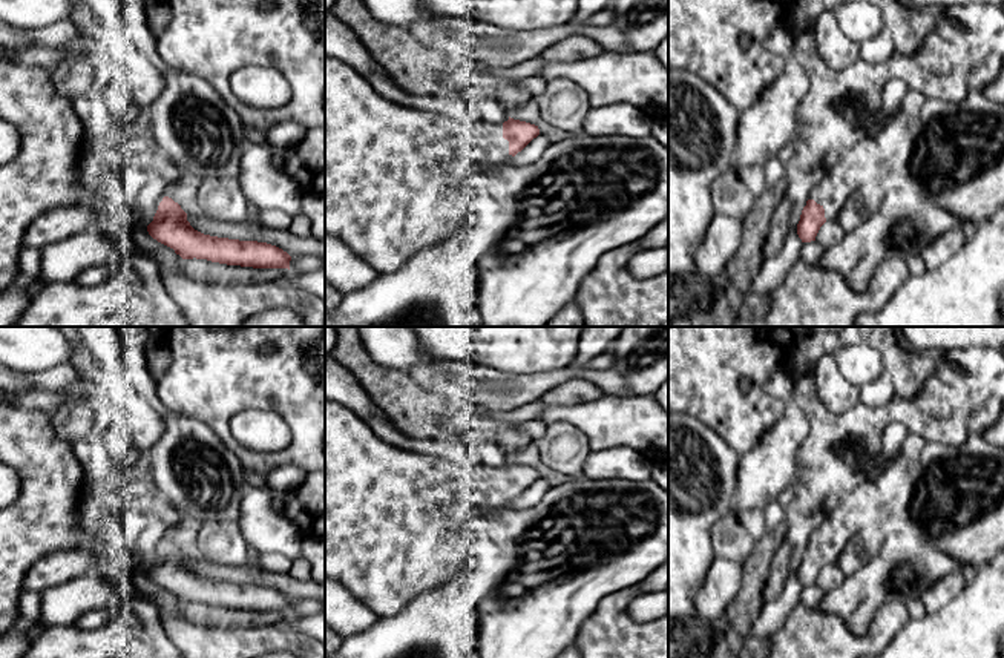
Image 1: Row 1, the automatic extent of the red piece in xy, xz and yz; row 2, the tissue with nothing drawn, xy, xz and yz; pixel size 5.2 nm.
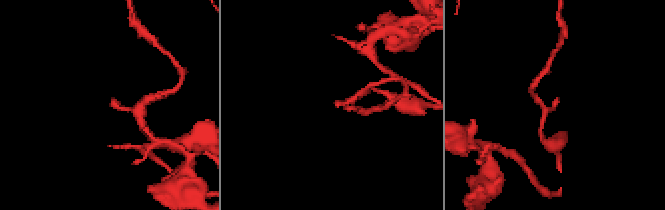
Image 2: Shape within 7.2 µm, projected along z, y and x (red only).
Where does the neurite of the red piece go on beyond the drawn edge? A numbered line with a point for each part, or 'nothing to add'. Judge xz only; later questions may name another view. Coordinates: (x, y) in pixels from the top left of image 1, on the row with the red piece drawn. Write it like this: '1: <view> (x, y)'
1: xz (387, 195)

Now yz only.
1: yz (831, 192)

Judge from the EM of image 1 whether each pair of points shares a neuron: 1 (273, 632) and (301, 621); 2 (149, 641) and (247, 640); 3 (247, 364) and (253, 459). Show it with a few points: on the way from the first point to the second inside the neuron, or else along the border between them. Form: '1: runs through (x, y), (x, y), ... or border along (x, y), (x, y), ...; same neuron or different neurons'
1: border along (279, 623), (302, 631), (308, 637); different neurons
2: border along (158, 614), (172, 641); different neurons
3: runs through (223, 388), (223, 431), (229, 439); same neuron

